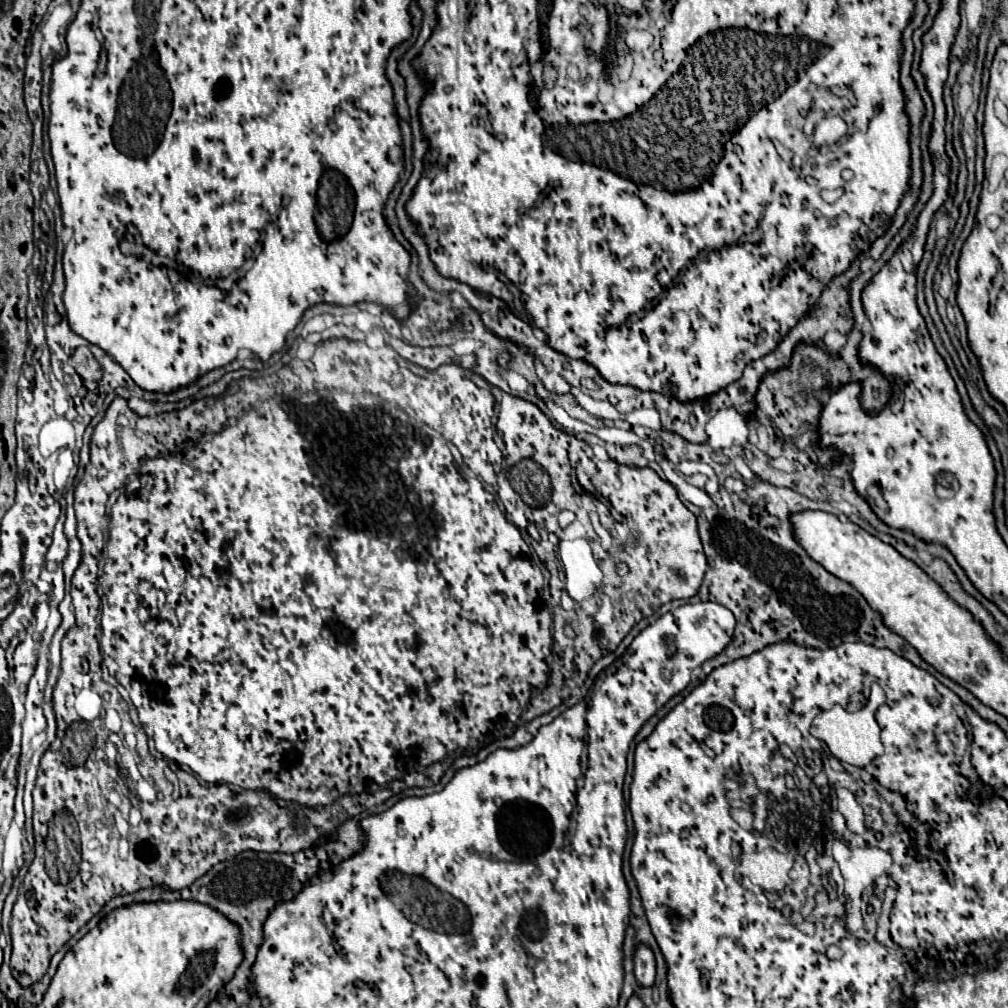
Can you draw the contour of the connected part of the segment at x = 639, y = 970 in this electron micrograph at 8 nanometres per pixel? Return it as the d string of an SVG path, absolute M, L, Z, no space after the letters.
M639 943L635 945L635 955L633 955L633 963L635 963L635 977L639 981L639 985L653 985L655 983L655 955L653 951Z

